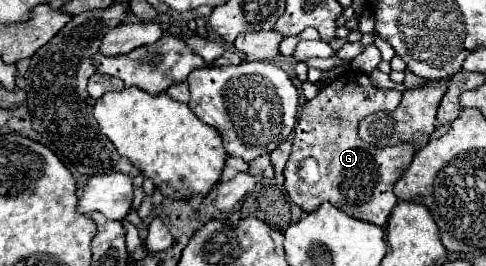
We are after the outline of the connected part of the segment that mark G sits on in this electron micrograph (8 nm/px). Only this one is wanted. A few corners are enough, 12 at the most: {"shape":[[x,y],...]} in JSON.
{"shape":[[340,74],[302,106],[284,168],[308,214],[330,202],[376,226],[408,144],[376,150],[358,138],[368,114],[400,92]]}

